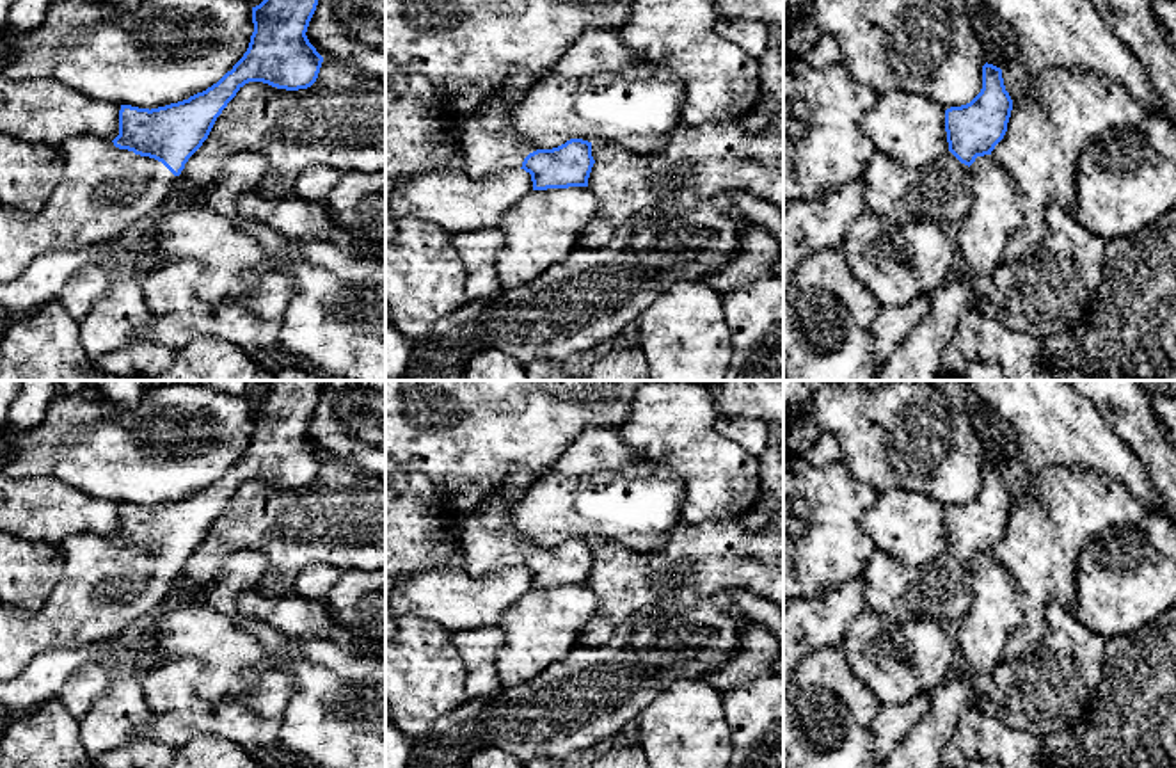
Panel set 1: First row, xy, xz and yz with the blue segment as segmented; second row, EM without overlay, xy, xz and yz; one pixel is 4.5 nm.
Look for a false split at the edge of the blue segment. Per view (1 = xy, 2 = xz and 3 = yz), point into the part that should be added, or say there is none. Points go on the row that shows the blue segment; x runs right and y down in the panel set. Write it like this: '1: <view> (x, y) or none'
1: xy (103, 191)
2: xz (487, 141)
3: yz (940, 192)

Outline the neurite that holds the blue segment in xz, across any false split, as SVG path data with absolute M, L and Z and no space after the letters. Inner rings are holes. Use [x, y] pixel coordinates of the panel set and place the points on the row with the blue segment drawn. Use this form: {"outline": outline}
{"outline": "M522 68L508 73L496 98L464 121L457 146L469 176L478 180L505 169L524 169L531 174L533 190L588 187L595 164L592 142L570 139L558 148L540 149L519 139L512 128L510 107L540 75Z"}

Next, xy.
{"outline": "M263 0L252 7L254 32L247 52L217 84L188 100L151 110L121 105L119 135L114 140L96 135L68 139L60 146L62 180L41 212L0 204L0 284L12 283L41 254L75 252L117 240L131 224L155 215L188 158L203 146L217 117L245 84L263 82L286 91L311 87L323 62L306 36L316 5L318 0Z"}

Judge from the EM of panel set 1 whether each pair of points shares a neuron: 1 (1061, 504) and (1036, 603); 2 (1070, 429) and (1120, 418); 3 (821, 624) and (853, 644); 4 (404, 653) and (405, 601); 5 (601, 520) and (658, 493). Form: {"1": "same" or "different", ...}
{"1": "same", "2": "different", "3": "different", "4": "different", "5": "same"}

